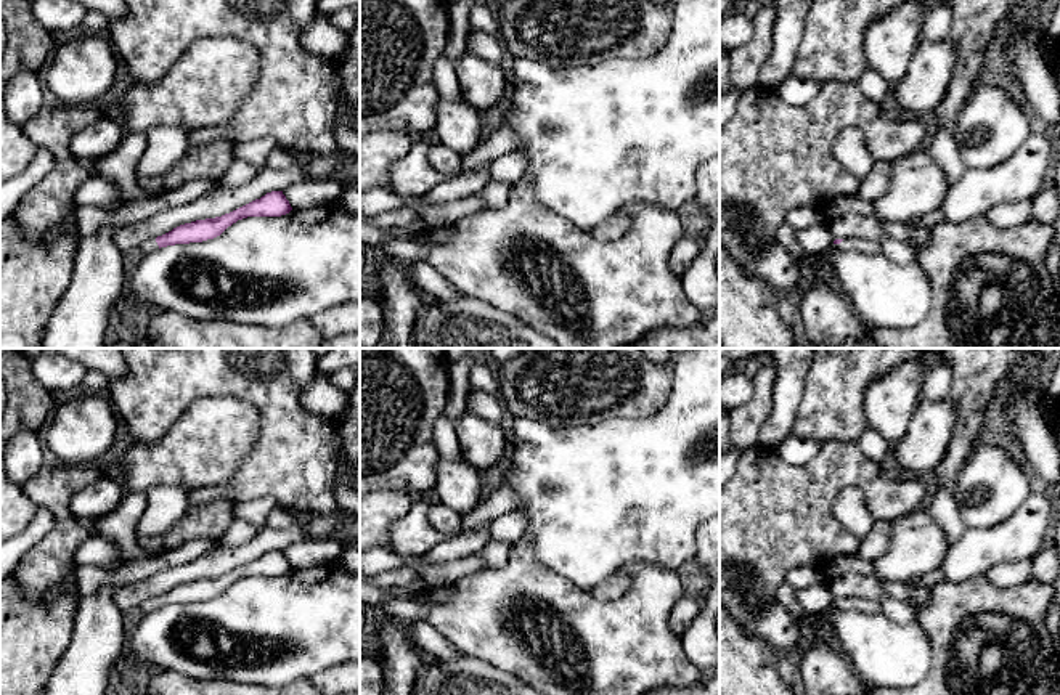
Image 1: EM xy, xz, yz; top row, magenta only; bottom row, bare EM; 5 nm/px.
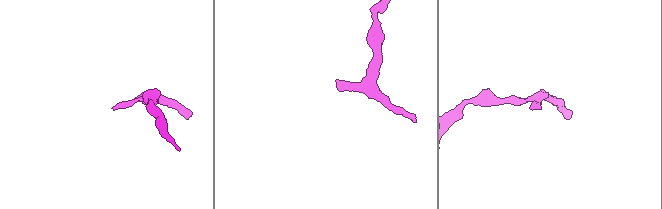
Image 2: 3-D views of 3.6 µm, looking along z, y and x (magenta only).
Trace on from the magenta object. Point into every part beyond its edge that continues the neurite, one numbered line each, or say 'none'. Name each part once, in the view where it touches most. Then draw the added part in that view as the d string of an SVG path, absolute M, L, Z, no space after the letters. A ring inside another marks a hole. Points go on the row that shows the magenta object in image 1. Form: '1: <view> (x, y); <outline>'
1: xy (148, 246); M156 238L148 239L148 241L145 241L145 242L140 246L140 250L141 250L145 255L148 255L148 254L157 250L157 249L159 249L159 246L157 246L157 242L156 242Z

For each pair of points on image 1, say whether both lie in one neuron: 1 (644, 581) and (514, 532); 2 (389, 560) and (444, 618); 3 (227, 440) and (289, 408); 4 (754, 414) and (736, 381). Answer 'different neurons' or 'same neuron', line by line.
1: different neurons
2: different neurons
3: different neurons
4: different neurons

